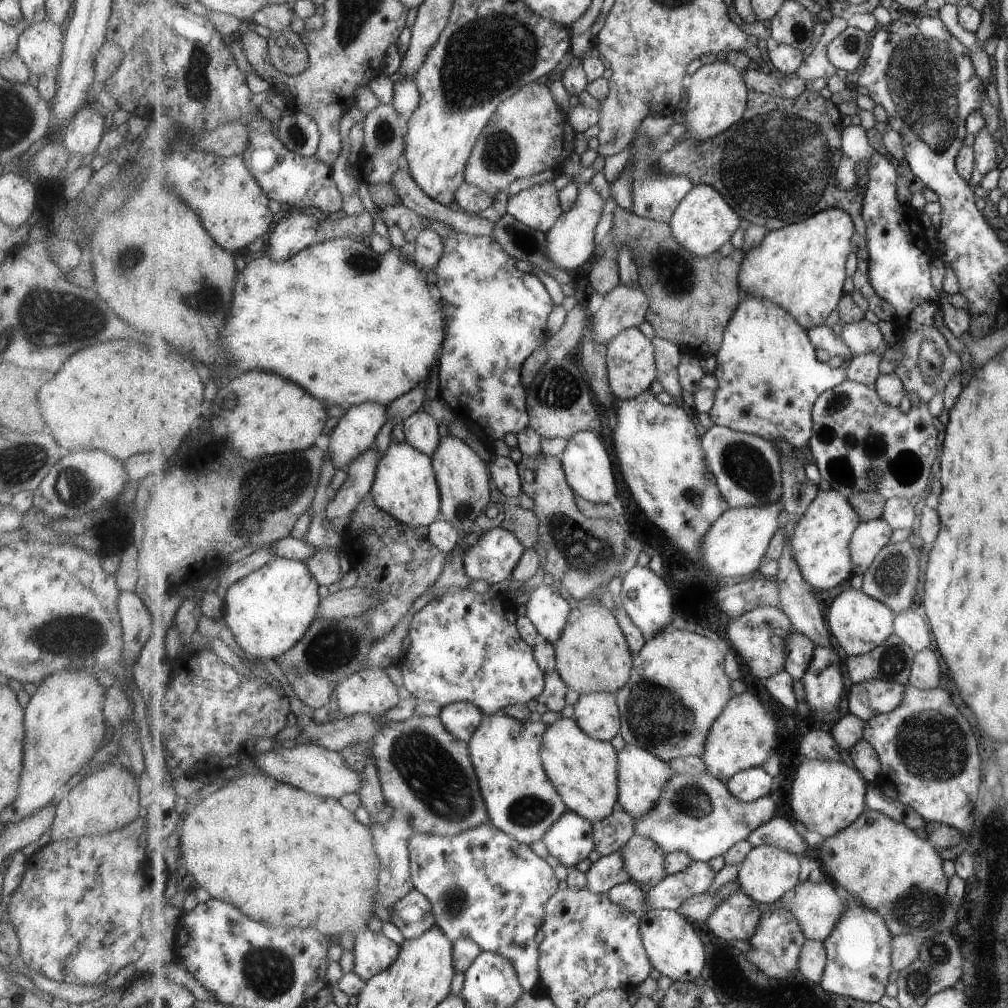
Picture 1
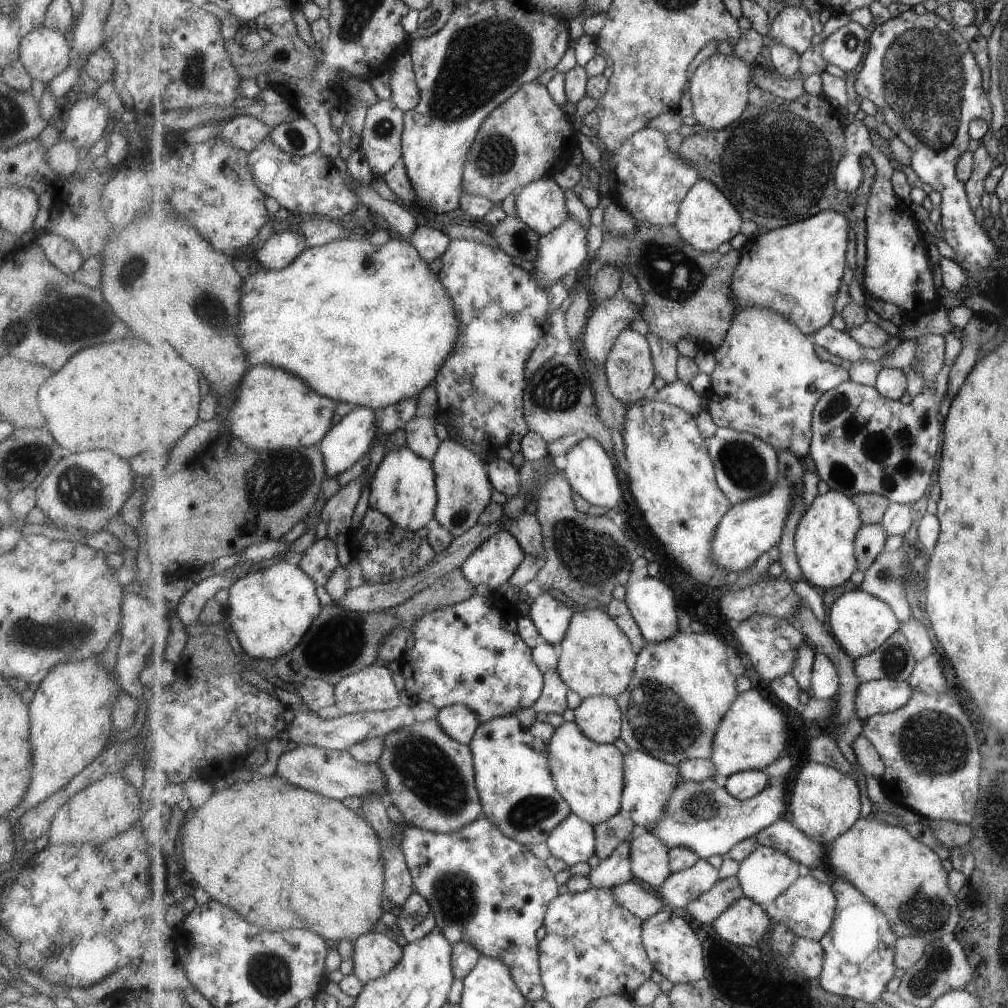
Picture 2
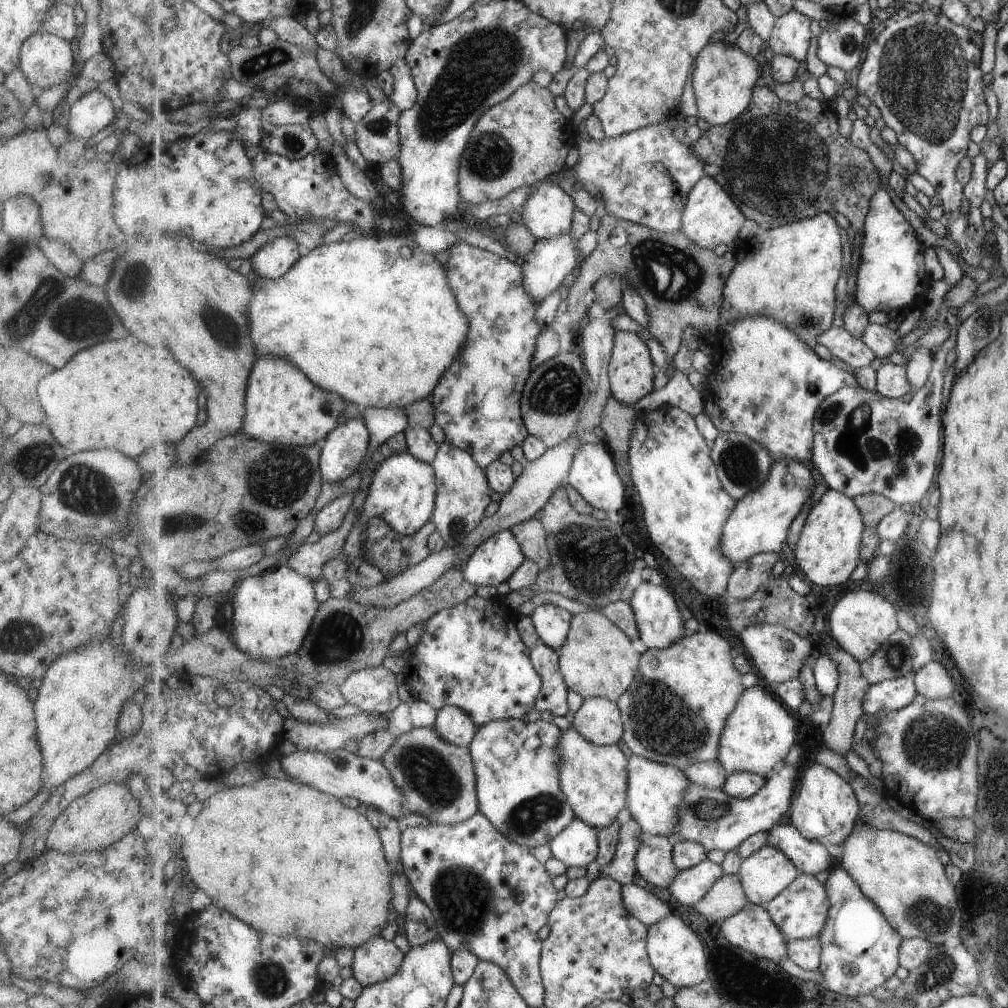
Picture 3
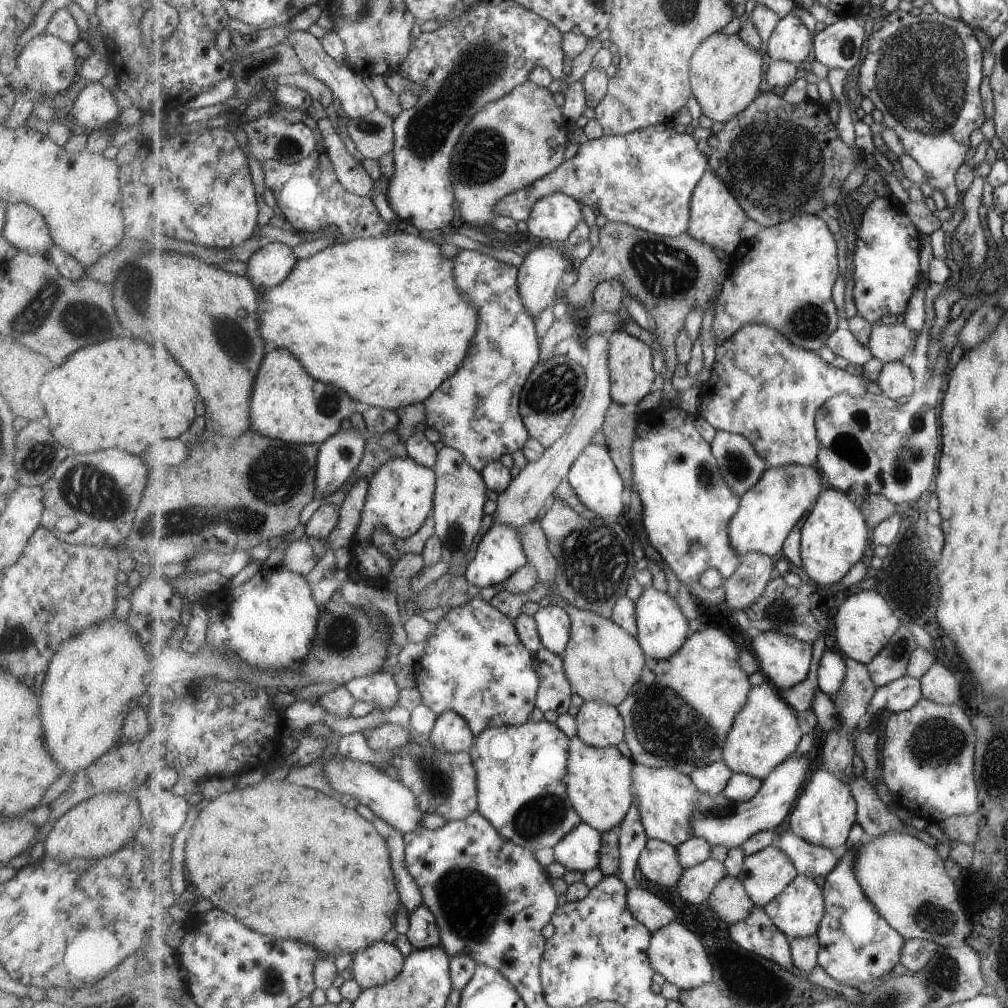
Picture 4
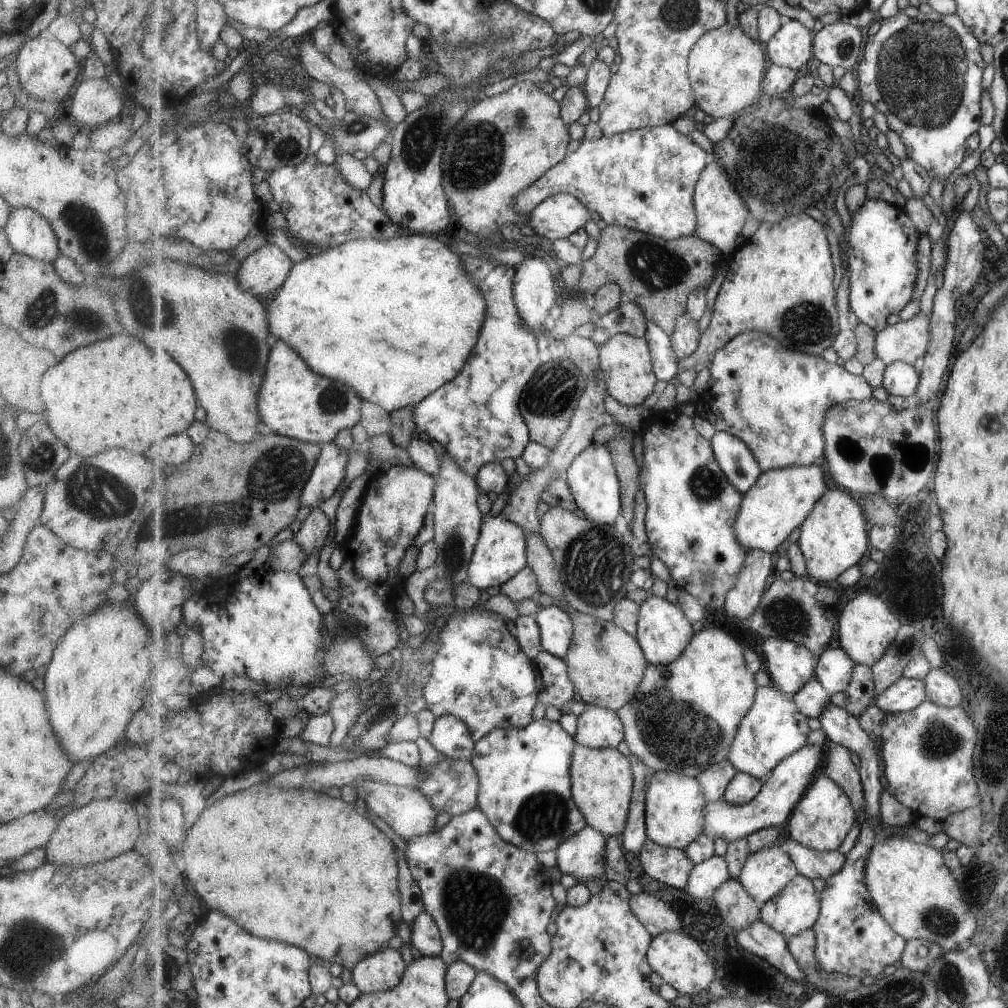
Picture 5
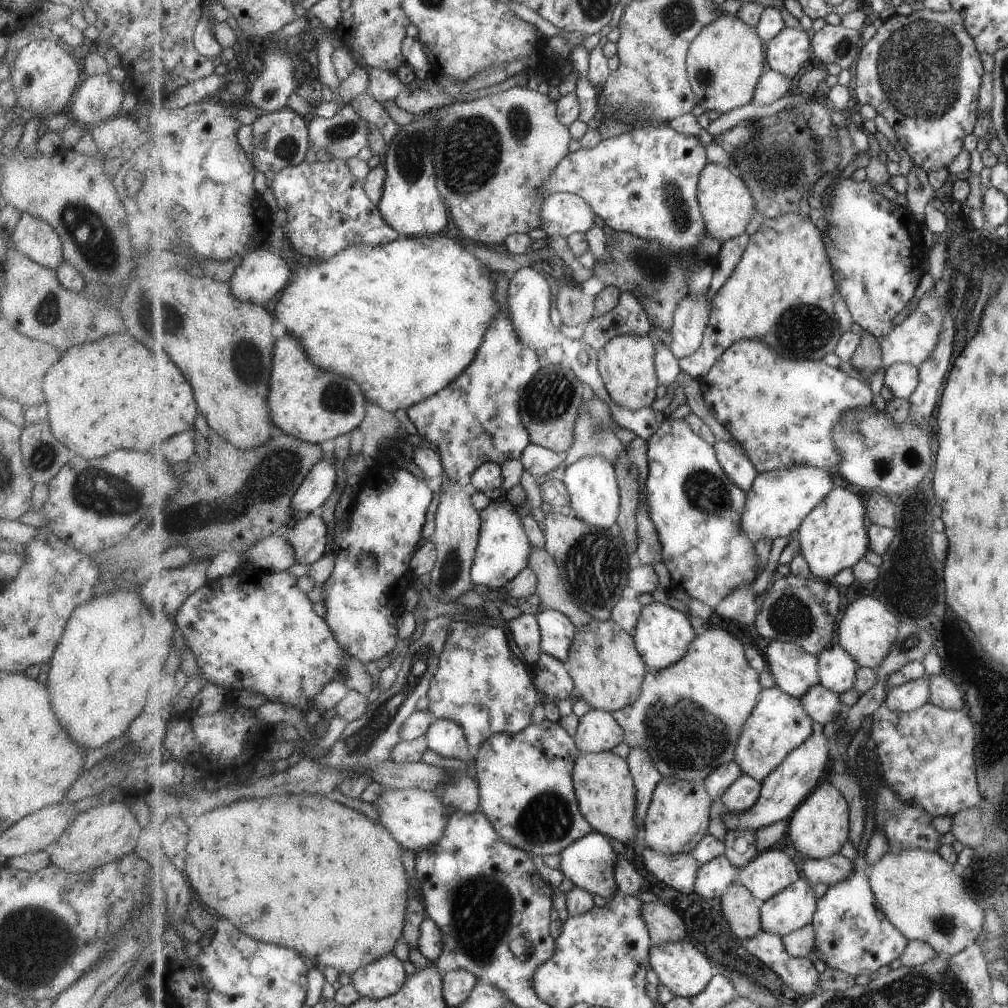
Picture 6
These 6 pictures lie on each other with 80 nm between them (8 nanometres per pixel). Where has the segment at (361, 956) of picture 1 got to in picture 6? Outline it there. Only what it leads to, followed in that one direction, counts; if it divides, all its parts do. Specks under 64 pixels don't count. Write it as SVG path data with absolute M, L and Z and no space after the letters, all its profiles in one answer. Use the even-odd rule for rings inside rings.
M394 953L361 967L352 974L353 984L363 997L384 999L399 992L407 980L403 962Z

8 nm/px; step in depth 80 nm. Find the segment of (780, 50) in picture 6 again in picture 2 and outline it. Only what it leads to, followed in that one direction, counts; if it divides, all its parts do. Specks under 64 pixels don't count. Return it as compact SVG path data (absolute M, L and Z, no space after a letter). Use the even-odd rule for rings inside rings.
M788 5L772 22L769 38L803 56L807 51L811 51L811 40L815 36L813 24L816 20L816 15L811 14L805 7Z

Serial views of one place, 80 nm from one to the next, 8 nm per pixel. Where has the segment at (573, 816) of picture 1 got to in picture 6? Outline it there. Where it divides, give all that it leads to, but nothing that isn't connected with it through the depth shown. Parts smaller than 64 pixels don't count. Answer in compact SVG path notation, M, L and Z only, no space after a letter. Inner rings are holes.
M591 831L584 837L572 842L565 850L560 852L562 865L560 871L570 878L577 887L588 890L590 893L598 894L605 900L611 900L619 890L616 881L616 864L618 854L609 842L610 837L599 831Z

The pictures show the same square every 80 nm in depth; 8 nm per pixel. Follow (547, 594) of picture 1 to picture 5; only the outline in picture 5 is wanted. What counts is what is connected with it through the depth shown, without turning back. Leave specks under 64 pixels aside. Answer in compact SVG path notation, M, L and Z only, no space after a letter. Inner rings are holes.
M559 606L542 607L536 613L536 619L542 632L542 645L562 659L567 658L574 635L572 616Z

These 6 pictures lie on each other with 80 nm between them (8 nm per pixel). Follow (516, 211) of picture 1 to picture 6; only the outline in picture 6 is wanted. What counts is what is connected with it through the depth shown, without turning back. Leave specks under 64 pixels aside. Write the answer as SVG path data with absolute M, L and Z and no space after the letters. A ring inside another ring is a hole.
M553 193L545 199L541 228L548 237L586 234L595 226L595 215L594 208L582 196L575 193Z

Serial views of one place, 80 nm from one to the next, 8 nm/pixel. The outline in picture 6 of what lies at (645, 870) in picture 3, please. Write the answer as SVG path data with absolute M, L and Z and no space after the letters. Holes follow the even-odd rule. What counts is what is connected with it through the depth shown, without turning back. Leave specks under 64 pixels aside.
M645 848L642 858L648 872L666 885L684 895L696 892L696 882L703 864L693 853L659 853L655 849Z

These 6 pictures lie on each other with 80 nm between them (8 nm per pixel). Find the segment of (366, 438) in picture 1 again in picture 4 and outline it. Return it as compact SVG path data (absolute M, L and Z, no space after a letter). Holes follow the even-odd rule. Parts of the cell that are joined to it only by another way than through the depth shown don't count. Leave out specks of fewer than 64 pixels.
M339 432L322 444L318 458L315 498L335 494L364 457L367 440L359 432Z

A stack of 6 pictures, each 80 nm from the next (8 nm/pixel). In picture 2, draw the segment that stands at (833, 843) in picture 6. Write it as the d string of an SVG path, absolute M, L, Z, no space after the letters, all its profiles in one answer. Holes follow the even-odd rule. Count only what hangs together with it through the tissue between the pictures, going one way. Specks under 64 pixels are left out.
M811 760L801 770L797 770L797 778L790 800L793 822L809 837L827 846L837 837L847 832L861 816L861 798L859 798L857 779L836 768L816 763Z

